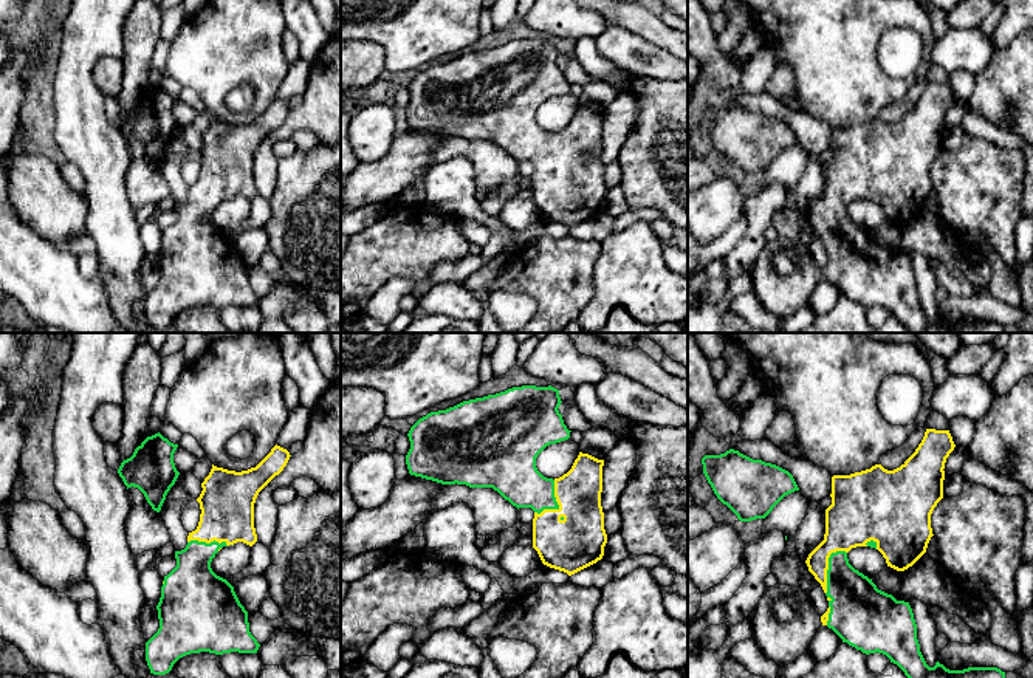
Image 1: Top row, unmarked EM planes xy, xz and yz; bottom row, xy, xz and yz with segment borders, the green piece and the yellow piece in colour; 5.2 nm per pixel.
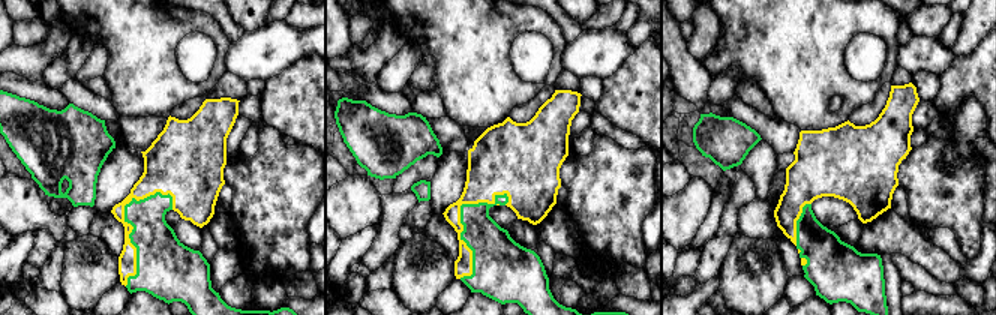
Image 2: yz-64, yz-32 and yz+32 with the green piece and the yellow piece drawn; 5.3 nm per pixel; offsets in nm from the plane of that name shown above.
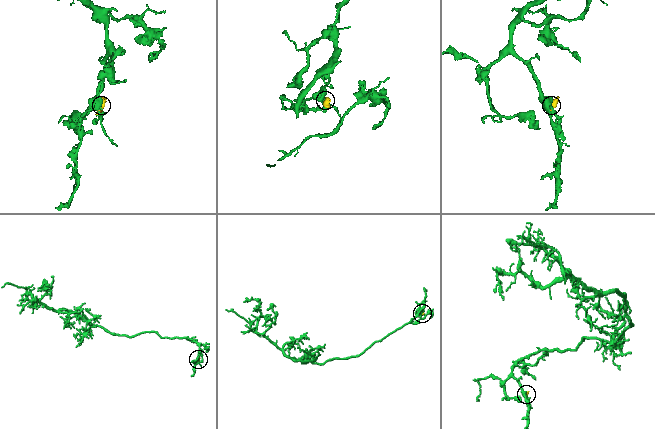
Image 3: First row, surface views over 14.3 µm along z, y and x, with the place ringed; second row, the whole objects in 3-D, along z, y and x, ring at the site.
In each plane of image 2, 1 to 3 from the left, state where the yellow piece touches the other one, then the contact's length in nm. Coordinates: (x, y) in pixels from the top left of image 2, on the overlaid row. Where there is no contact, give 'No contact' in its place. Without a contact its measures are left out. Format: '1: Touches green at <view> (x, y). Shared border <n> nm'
1: Touches green at yz-64 (131, 224). Shared border 550 nm
2: Touches green at yz-32 (461, 222). Shared border 550 nm
3: Touches green at yz+32 (797, 222). Shared border 240 nm

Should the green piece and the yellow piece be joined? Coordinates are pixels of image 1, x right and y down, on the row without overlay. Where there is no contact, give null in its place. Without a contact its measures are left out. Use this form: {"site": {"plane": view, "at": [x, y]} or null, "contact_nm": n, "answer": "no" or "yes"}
{"site": {"plane": "yz", "at": [829, 220]}, "contact_nm": 260, "answer": "yes"}

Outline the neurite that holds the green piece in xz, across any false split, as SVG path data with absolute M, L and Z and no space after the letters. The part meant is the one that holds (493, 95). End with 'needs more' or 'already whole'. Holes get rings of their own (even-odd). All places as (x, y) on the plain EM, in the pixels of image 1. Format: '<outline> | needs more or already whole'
M522 39L431 65L407 87L410 102L406 118L410 128L441 138L492 141L517 163L531 161L533 201L544 218L571 229L604 209L607 197L601 159L604 113L579 105L571 122L554 133L537 124L537 108L547 99L570 91L571 84L558 63L561 56L559 43L551 39Z | needs more

